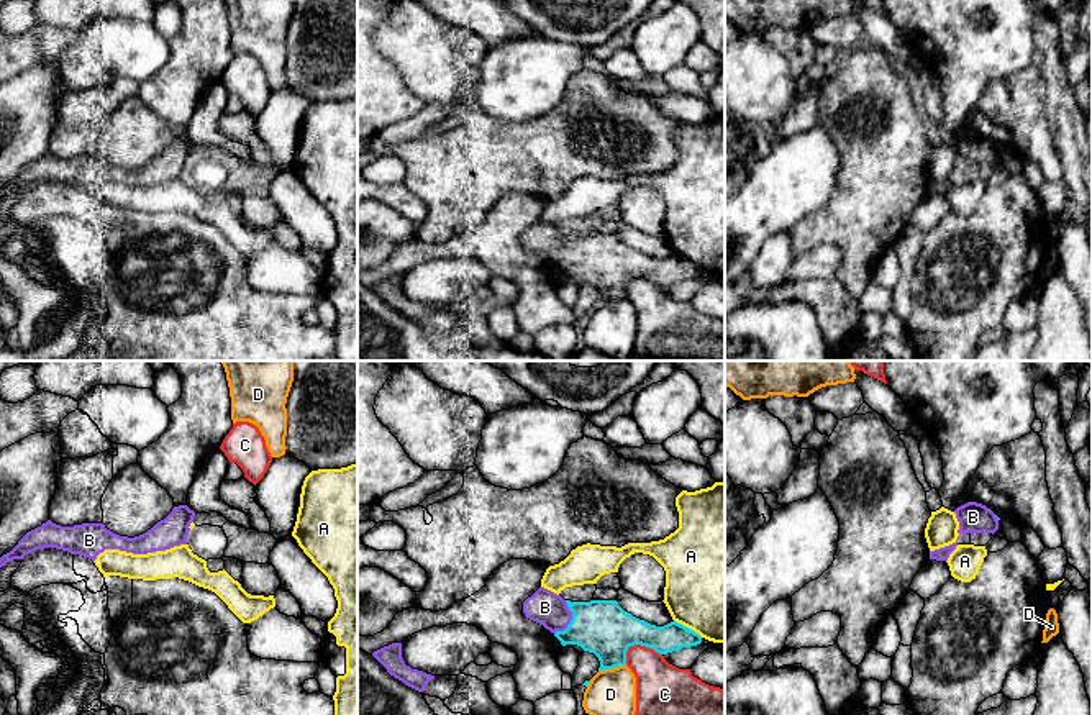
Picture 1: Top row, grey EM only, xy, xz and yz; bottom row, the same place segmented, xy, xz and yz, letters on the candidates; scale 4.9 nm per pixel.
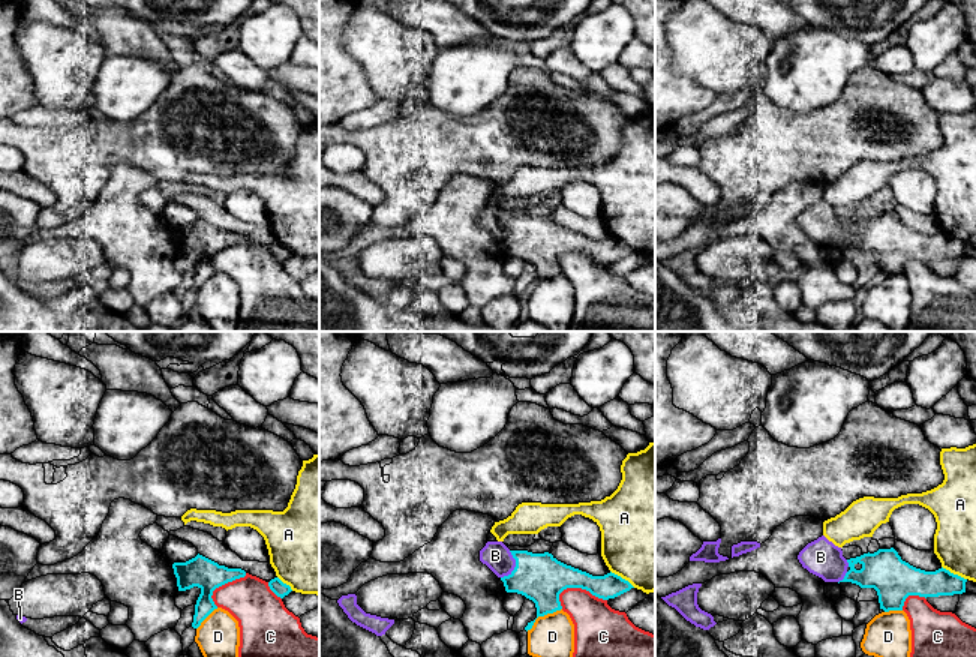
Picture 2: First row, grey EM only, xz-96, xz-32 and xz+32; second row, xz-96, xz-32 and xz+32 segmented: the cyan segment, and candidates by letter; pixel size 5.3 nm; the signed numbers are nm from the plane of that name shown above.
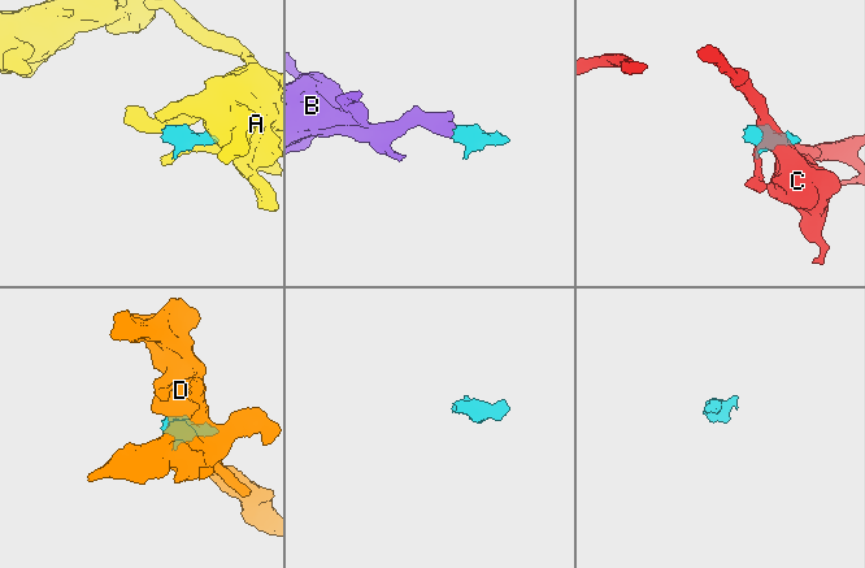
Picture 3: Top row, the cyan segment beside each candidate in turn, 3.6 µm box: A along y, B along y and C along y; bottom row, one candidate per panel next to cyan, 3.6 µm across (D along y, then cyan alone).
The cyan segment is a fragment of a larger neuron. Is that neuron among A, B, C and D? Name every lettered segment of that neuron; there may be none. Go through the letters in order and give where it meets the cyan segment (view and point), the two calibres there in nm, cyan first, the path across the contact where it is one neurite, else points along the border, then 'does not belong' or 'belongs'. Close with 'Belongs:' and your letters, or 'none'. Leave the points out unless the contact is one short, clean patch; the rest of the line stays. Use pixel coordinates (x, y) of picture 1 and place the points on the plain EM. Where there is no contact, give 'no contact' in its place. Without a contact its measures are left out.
A: meets cyan in xz at (689, 261); 140 nm thick on the cyan side, 500 nm on the other; border along xz (674, 253), (702, 269); does not belong
B: meets cyan in xz at (571, 253); 280 nm thick on the cyan side, 170 nm on the other; runs through xz (602, 259), (571, 253), (545, 240); belongs
C: meets cyan in xz at (636, 276); 280 nm thick on the cyan side, 260 nm on the other; does not belong
D: meets cyan in xz at (612, 300); 280 nm thick on the cyan side, 240 nm on the other; border along xz (625, 296), (599, 304); does not belong
Belongs: B

